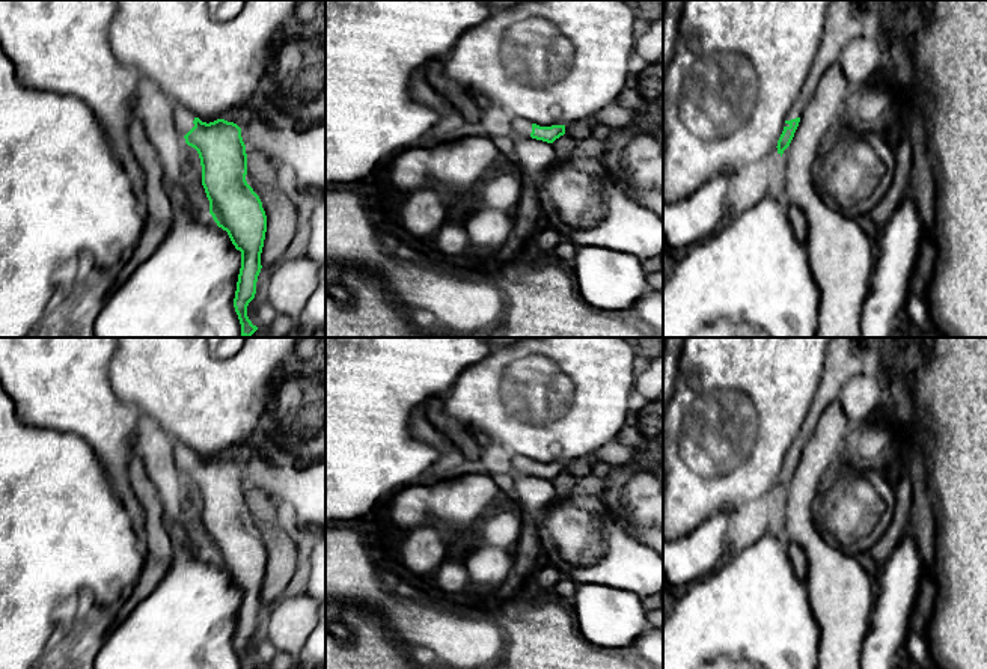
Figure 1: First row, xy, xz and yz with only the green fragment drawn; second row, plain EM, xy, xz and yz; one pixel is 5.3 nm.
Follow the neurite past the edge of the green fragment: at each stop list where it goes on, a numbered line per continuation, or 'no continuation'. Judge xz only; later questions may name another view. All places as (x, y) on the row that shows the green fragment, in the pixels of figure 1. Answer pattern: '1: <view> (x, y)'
1: xz (523, 128)

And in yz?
1: yz (843, 24)

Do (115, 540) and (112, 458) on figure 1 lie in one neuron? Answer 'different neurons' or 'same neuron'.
different neurons

